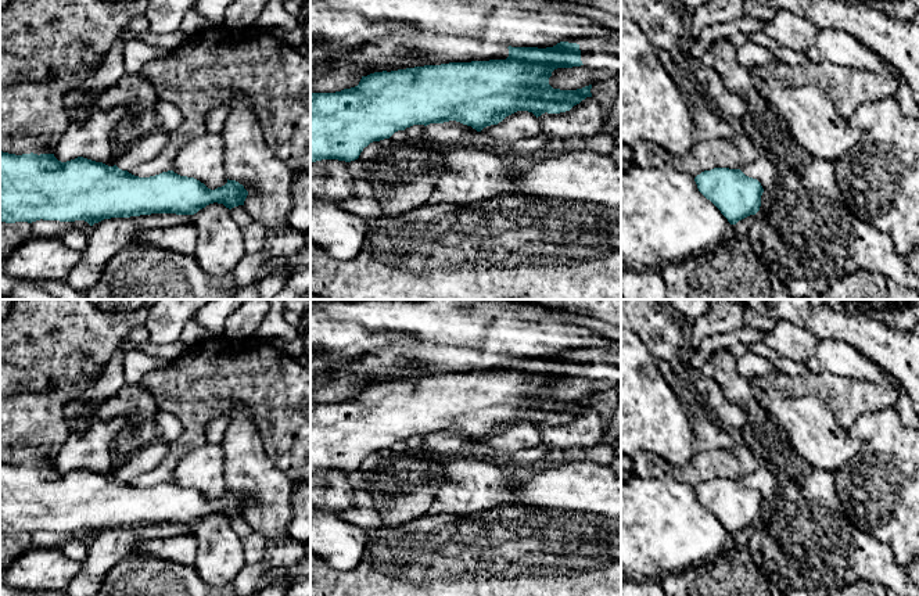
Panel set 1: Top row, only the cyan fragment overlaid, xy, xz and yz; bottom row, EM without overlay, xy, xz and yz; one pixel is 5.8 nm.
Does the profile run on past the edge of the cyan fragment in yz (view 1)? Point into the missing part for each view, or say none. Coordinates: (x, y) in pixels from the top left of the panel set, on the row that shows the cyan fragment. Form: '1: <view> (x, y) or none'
1: none

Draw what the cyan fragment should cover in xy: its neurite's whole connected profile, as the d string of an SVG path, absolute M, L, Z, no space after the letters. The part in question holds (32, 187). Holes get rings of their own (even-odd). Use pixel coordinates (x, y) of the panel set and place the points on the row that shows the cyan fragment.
M0 151L0 222L85 220L90 226L104 219L151 213L194 215L209 204L231 209L244 205L248 191L236 180L215 190L194 177L173 170L139 177L116 165L108 166L83 157L61 162L54 154L8 154Z

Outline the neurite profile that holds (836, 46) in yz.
M819 29L819 32L816 35L816 40L815 40L815 47L819 50L823 60L830 61L836 65L850 67L850 68L854 68L854 69L869 69L869 71L879 73L879 75L897 75L900 79L902 79L900 72L895 68L893 68L890 64L884 62L877 54L870 51L861 42L855 40L851 35L848 35L844 30L840 30L840 29Z

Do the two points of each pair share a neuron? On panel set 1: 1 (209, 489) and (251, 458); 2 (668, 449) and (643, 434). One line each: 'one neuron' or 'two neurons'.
1: two neurons
2: one neuron

